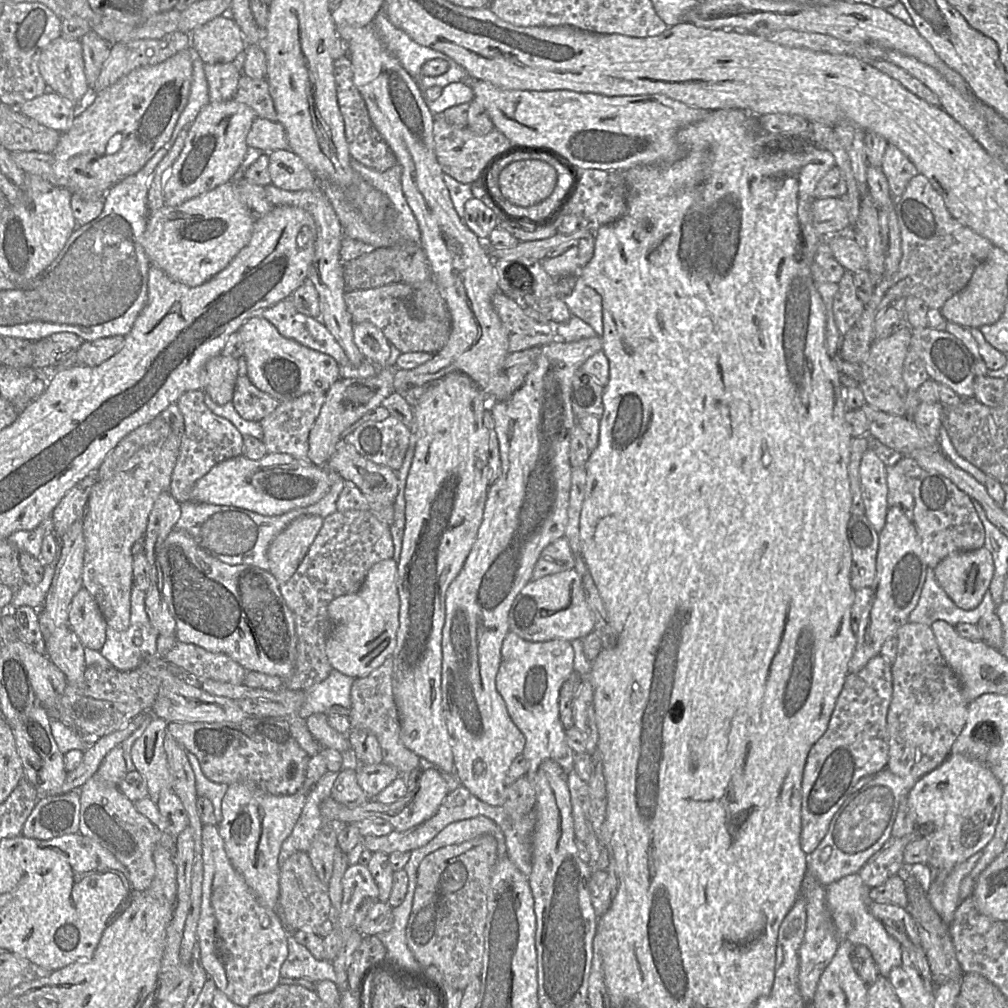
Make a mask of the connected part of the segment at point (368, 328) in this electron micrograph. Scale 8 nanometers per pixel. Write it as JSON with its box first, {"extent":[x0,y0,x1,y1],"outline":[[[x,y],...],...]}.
{"extent":[353,321,390,366],"outline":[[[368,321],[353,323],[353,340],[366,361],[382,366],[387,364],[390,343],[375,325]]]}

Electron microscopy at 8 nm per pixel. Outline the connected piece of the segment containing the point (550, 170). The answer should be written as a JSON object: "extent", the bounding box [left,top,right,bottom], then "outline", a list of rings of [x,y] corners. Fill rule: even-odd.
{"extent":[498,154,558,207],"outline":[[[526,154],[526,160],[506,166],[498,178],[501,195],[520,207],[541,204],[558,182],[553,161],[546,155]]]}

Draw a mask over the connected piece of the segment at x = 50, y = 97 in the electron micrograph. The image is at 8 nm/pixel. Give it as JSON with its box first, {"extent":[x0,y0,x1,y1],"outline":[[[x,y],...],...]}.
{"extent":[11,91,79,133],"outline":[[[47,91],[18,106],[11,106],[24,116],[60,133],[68,131],[79,107],[53,91]]]}

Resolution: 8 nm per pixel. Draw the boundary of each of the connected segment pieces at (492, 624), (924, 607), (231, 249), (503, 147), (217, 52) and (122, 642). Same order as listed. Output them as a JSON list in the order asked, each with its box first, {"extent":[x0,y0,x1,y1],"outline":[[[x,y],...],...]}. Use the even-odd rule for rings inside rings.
[{"extent":[441,335,602,807],"outline":[[[599,335],[541,346],[541,353],[521,387],[506,400],[493,401],[487,410],[494,420],[501,473],[488,489],[483,519],[473,547],[446,591],[441,689],[454,757],[454,774],[460,786],[494,807],[502,807],[506,801],[507,772],[525,747],[525,737],[510,718],[505,701],[496,688],[501,647],[510,632],[508,614],[516,596],[532,581],[532,572],[542,551],[565,535],[572,470],[568,452],[569,434],[577,423],[571,402],[573,377],[590,356],[602,350],[602,346]]]},{"extent":[908,568,997,626],"outline":[[[927,568],[919,601],[910,613],[908,621],[928,626],[938,620],[953,626],[959,623],[977,624],[986,612],[993,612],[997,607],[988,592],[974,609],[965,610],[957,607],[939,585],[934,569]]]},{"extent":[143,182,255,287],"outline":[[[227,182],[192,198],[181,205],[162,206],[148,215],[143,246],[150,264],[163,270],[171,279],[190,287],[199,286],[225,269],[250,241],[255,219],[242,201],[235,182]]]},{"extent":[433,119,521,184],"outline":[[[435,119],[433,127],[435,153],[444,174],[463,184],[473,184],[481,180],[484,169],[497,154],[508,151],[521,144],[512,144],[499,130],[492,130],[486,135],[477,135],[469,128],[453,126],[444,119]]]},{"extent":[190,16,247,63],"outline":[[[218,16],[190,34],[190,47],[204,63],[234,62],[247,44],[231,17]]]},{"extent":[99,587,159,671],"outline":[[[133,587],[127,630],[119,632],[107,628],[105,643],[99,652],[119,671],[131,671],[147,658],[157,657],[159,634],[150,624],[145,599],[146,592]]]}]

